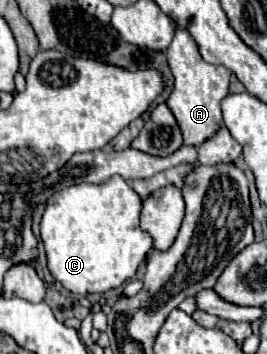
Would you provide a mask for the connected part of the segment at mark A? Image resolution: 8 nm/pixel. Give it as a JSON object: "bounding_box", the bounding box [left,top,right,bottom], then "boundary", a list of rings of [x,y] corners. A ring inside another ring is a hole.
{"bounding_box":[165,28,231,146],"boundary":[[[183,28],[175,30],[175,38],[169,44],[169,48],[165,50],[165,58],[167,58],[167,64],[175,78],[173,92],[167,98],[167,106],[171,108],[173,116],[177,118],[177,122],[181,126],[185,144],[199,146],[201,142],[211,138],[221,126],[221,100],[229,92],[231,72],[225,66],[215,66],[215,64],[205,62],[199,54],[195,40]]]}

